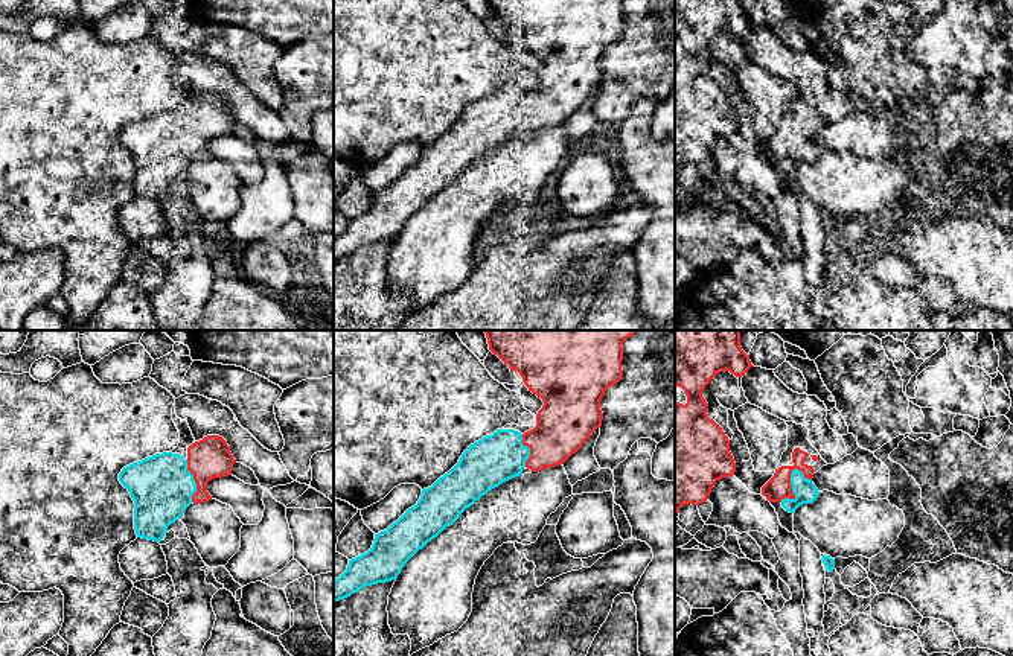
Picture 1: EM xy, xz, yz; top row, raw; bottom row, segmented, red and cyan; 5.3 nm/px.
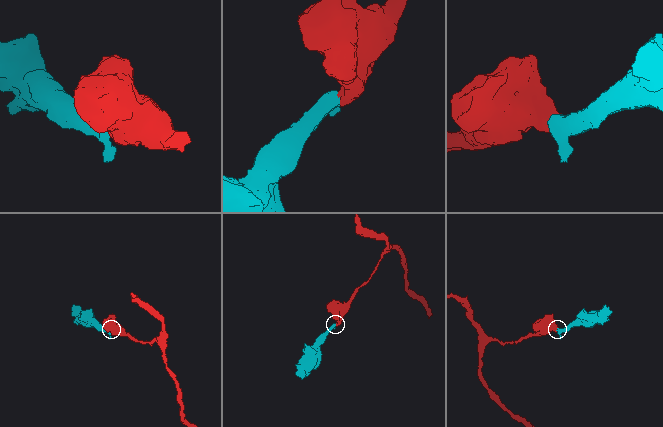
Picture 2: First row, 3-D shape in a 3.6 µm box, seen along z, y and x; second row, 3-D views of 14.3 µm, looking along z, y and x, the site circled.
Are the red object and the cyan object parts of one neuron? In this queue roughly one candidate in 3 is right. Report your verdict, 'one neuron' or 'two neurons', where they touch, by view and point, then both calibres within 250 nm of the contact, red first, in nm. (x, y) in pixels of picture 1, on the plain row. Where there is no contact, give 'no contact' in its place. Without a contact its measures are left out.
one neuron; contact yz (789, 140); calibres 130 and 120 nm

